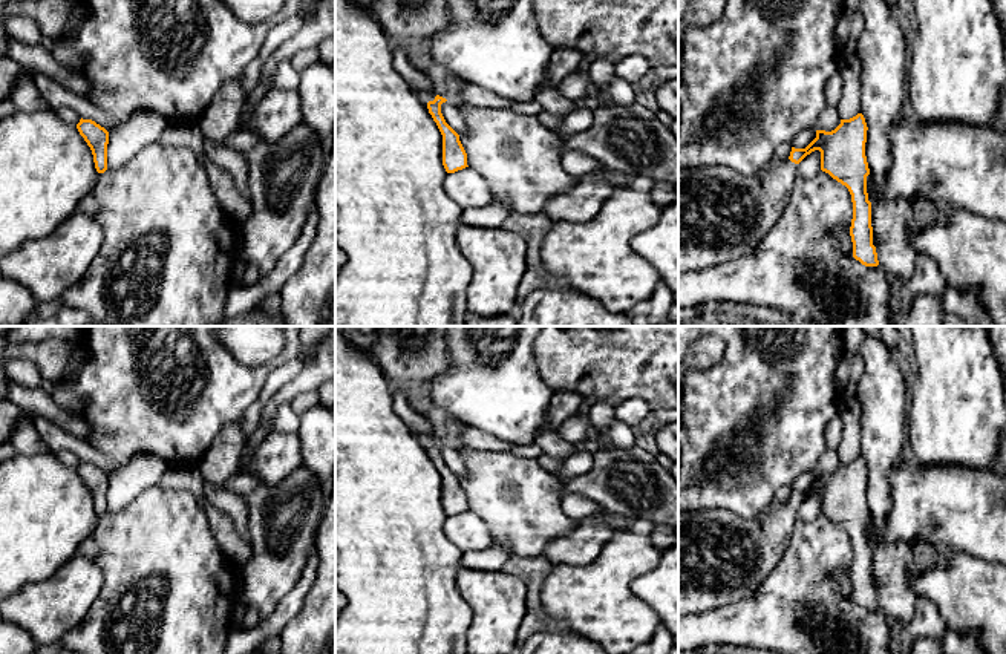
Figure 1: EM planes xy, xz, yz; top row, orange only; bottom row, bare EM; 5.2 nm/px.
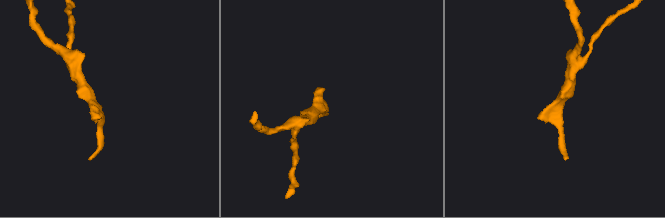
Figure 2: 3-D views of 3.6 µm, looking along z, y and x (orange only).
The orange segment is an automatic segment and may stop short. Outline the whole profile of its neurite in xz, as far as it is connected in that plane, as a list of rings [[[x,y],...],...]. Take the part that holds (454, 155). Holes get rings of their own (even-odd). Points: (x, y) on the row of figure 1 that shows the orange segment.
[[[375,0],[374,15],[394,46],[403,47],[418,70],[433,84],[436,96],[427,103],[429,113],[443,135],[443,165],[455,173],[467,165],[467,153],[459,135],[446,123],[441,104],[461,104],[462,78],[436,64],[430,54],[430,38],[449,25],[447,0]]]

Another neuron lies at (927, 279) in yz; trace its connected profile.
[[[916,254],[916,268],[905,291],[906,296],[939,296],[943,297],[946,289],[946,280],[943,279],[936,260],[925,254]]]

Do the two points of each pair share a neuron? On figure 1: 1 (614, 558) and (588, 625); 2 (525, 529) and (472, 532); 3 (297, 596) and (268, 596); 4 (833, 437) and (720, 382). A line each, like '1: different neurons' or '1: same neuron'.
1: same neuron
2: different neurons
3: different neurons
4: different neurons

